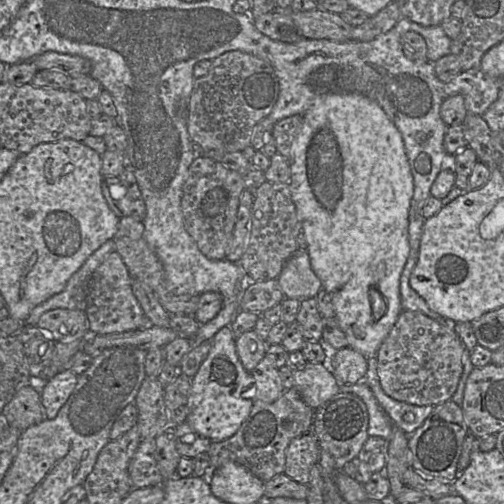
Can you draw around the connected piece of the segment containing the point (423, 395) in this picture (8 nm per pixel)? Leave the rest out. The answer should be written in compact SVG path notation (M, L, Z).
M403 310L378 349L377 374L383 391L391 398L417 406L436 406L450 400L463 373L465 345L453 327L447 327L421 311Z

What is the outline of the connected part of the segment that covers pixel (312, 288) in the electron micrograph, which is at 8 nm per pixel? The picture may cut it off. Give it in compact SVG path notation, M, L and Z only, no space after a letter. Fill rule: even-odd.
M298 249L287 260L277 281L285 298L300 302L315 298L322 287L320 279L311 268L307 249Z

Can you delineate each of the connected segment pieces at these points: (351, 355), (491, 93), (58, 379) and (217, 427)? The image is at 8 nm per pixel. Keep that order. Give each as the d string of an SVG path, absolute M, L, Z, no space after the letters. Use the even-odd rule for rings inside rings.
M351 347L333 352L332 374L344 384L363 381L367 372L367 359Z
M470 69L445 82L443 91L446 97L462 95L467 111L481 116L497 100L501 81L481 69Z
M63 371L45 383L41 392L44 417L54 419L67 402L78 383L78 376L71 371Z
M230 326L221 328L211 339L211 349L206 360L200 366L196 375L191 379L191 387L188 397L187 423L200 436L210 439L212 442L221 442L232 437L249 416L254 404L253 394L254 379L246 371L237 355L235 338Z

